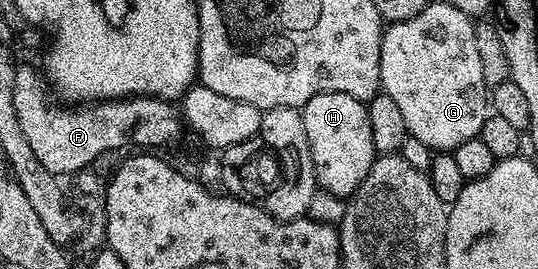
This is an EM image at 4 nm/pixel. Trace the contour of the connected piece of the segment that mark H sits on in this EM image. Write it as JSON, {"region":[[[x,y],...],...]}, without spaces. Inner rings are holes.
{"region":[[[321,92],[302,105],[304,134],[312,154],[317,187],[333,196],[349,198],[360,186],[376,159],[374,143],[366,118],[367,105],[339,92]]]}

